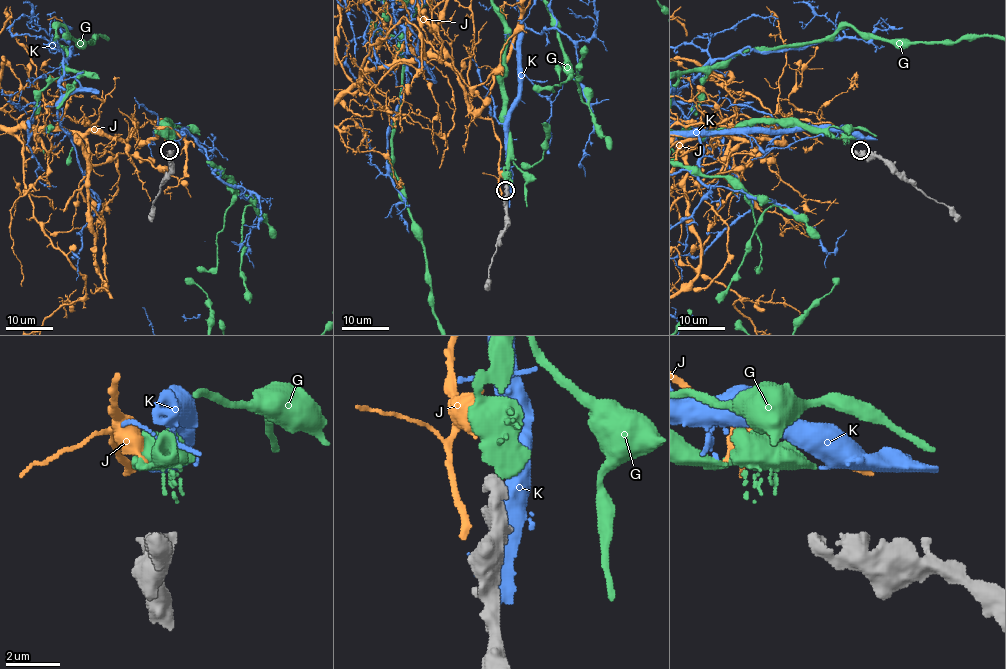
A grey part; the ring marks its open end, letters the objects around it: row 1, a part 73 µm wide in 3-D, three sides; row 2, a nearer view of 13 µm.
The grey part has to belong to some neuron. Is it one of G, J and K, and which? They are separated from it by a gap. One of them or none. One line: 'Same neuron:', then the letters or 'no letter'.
Same neuron: no letter

